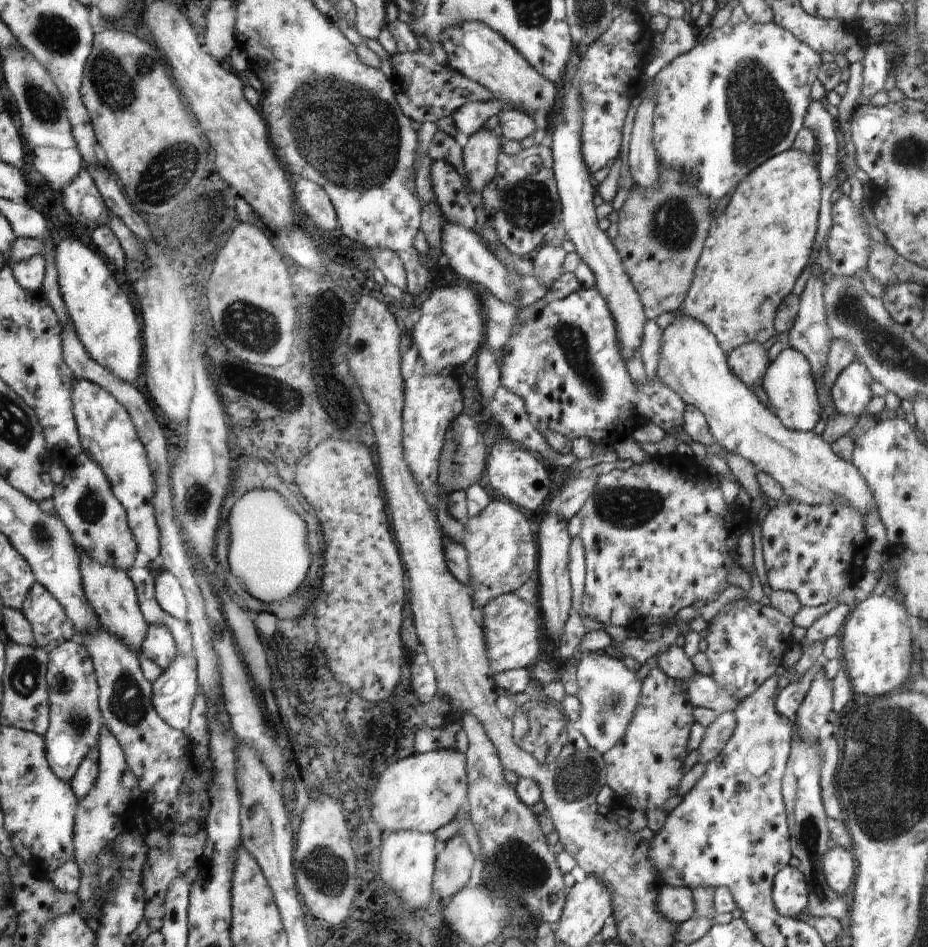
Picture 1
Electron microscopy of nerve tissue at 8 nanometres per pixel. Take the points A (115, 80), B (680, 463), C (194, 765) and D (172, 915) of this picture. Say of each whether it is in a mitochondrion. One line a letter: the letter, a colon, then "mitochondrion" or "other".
A: mitochondrion
B: other
C: other
D: other

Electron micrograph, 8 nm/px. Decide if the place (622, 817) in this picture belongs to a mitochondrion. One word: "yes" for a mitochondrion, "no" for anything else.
no

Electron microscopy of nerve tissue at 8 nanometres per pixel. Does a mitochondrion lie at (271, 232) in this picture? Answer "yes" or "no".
no

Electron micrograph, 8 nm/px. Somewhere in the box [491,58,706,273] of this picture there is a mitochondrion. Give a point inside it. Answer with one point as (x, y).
(528, 204)

